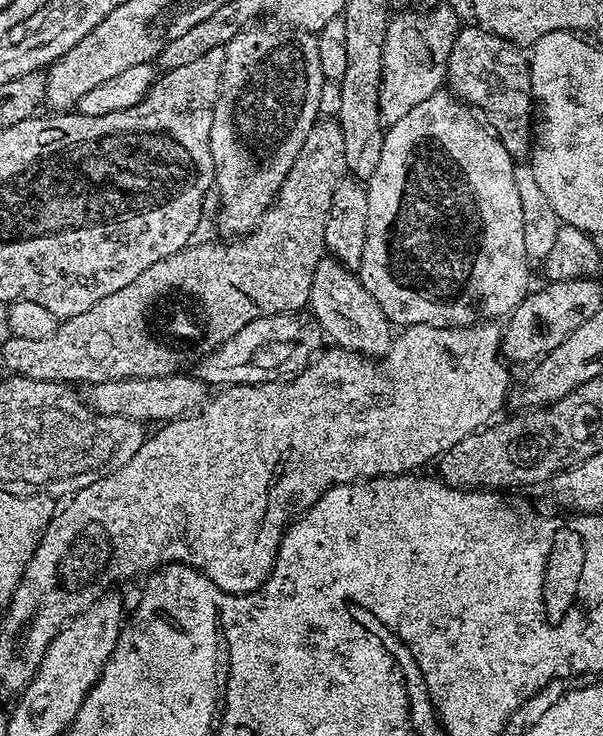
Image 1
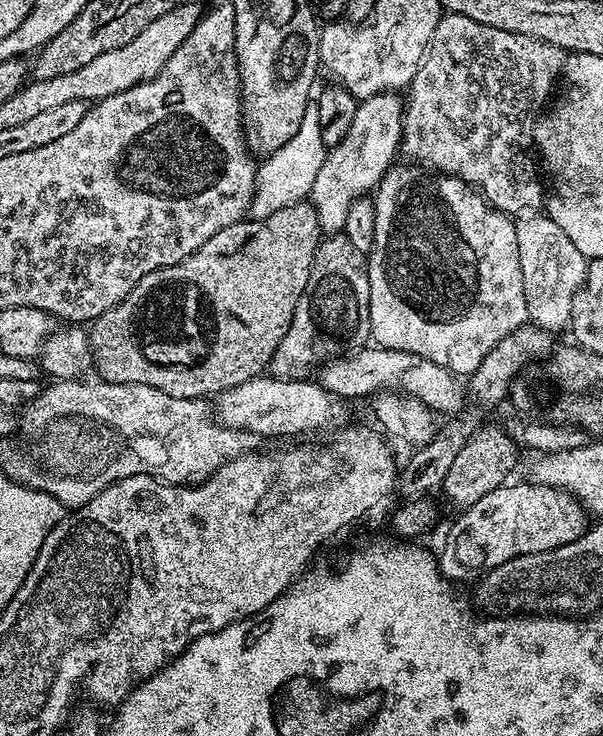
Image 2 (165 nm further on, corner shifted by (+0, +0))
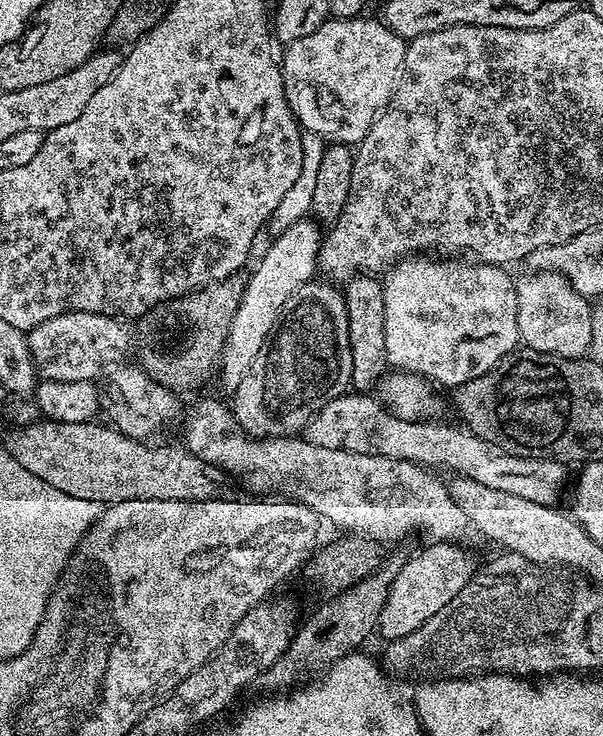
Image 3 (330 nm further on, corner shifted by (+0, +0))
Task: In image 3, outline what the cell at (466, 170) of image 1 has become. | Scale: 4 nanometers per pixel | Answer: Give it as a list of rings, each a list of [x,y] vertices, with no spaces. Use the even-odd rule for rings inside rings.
[[[413,254],[392,265],[383,277],[388,362],[393,369],[413,372],[437,385],[465,384],[496,367],[498,361],[516,351],[521,343],[517,281],[508,273],[511,271],[495,264],[480,262],[475,265],[477,268],[455,268],[430,257]]]

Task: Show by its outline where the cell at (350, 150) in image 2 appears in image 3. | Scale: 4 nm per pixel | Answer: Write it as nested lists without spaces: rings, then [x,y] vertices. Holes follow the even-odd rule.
[[[305,218],[294,222],[284,232],[275,237],[276,241],[264,252],[260,265],[252,272],[252,277],[243,287],[240,306],[232,319],[228,337],[224,343],[224,355],[220,358],[218,372],[224,375],[229,386],[235,386],[244,379],[248,367],[258,358],[264,349],[264,343],[276,331],[280,317],[284,315],[286,302],[303,284],[309,283],[312,276],[318,272],[320,246],[322,243],[322,228],[315,219]]]

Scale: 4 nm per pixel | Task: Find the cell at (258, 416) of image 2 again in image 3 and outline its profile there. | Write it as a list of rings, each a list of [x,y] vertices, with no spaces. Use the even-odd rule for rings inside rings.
[[[345,394],[326,402],[326,406],[322,406],[322,410],[318,410],[304,427],[302,436],[314,446],[326,446],[326,450],[350,450],[354,454],[409,460],[429,470],[449,468],[449,473],[482,482],[482,486],[490,486],[490,490],[506,490],[506,494],[549,506],[557,503],[556,499],[564,488],[565,465],[556,460],[510,454],[498,445],[478,438],[459,423],[443,424],[442,421],[440,418],[398,418],[371,395]]]

